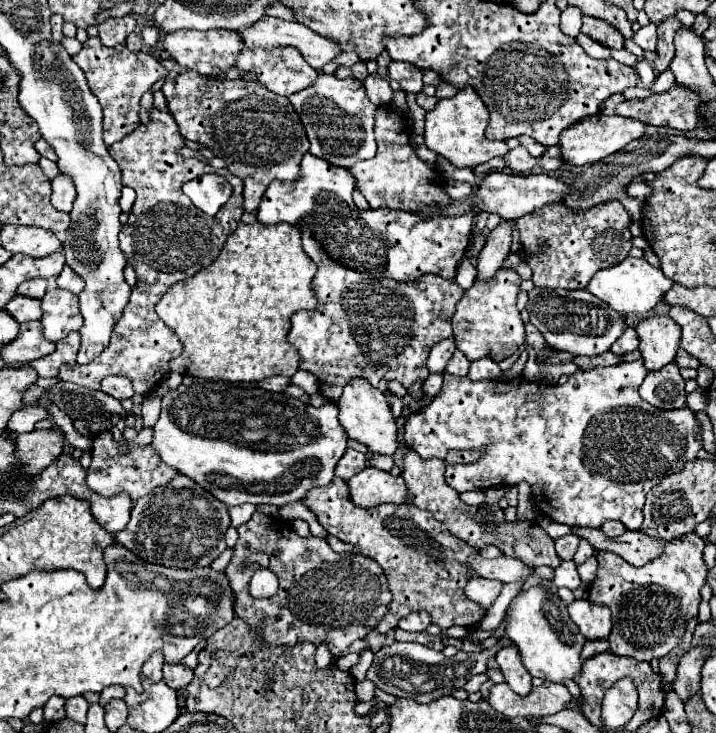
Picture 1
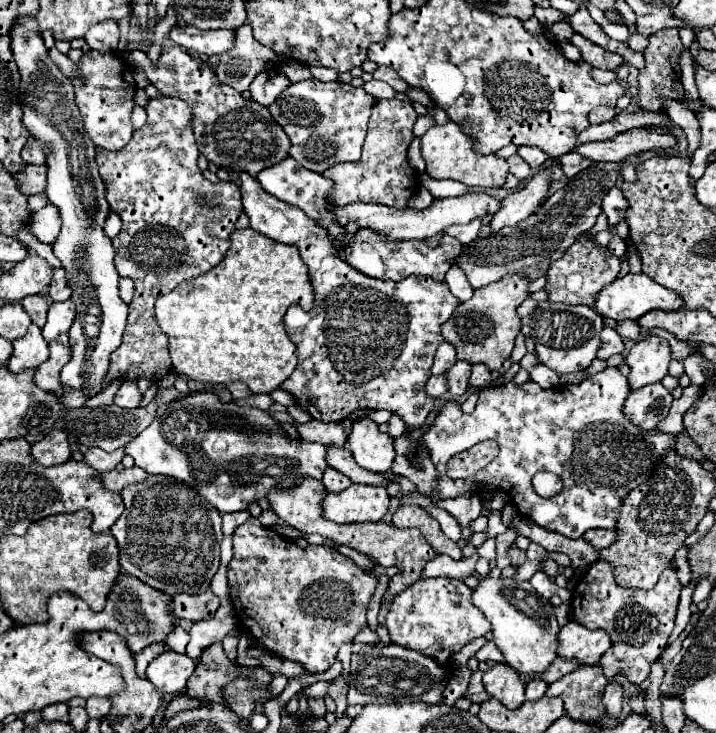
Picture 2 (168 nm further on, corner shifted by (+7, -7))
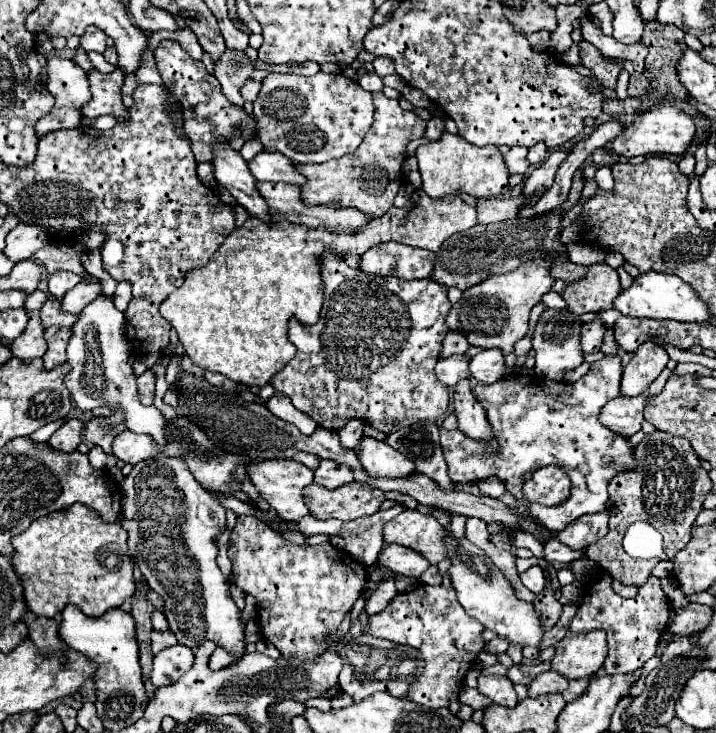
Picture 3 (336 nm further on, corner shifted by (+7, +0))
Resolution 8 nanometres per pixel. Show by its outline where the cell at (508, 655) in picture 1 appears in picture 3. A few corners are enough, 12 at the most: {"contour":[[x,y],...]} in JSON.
{"contour":[[480,676],[478,692],[514,708],[518,696],[508,676]]}

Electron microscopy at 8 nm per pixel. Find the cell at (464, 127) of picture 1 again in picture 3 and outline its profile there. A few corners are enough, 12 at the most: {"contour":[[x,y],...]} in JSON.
{"contour":[[442,132],[418,146],[422,190],[492,198],[510,190],[502,154]]}

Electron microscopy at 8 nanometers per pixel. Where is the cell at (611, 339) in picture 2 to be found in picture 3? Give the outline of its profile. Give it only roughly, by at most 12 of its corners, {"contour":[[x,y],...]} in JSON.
{"contour":[[584,324],[584,352],[600,352],[606,324]]}

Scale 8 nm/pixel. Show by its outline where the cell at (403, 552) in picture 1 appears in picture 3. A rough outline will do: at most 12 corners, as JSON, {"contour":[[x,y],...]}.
{"contour":[[296,460],[248,464],[260,496],[282,520],[310,516],[302,488],[314,472]]}

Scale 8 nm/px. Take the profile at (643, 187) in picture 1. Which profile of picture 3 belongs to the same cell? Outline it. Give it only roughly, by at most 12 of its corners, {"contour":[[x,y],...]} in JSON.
{"contour":[[608,166],[596,170],[596,182],[602,190],[614,190],[612,170]]}

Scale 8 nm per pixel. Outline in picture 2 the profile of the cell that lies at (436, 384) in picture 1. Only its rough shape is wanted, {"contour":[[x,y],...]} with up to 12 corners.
{"contour":[[432,375],[426,391],[432,397],[448,391],[444,375]]}

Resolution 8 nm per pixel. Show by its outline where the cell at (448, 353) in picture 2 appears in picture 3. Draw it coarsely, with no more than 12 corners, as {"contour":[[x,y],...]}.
{"contour":[[448,332],[440,358],[464,354],[468,340],[458,332]]}

